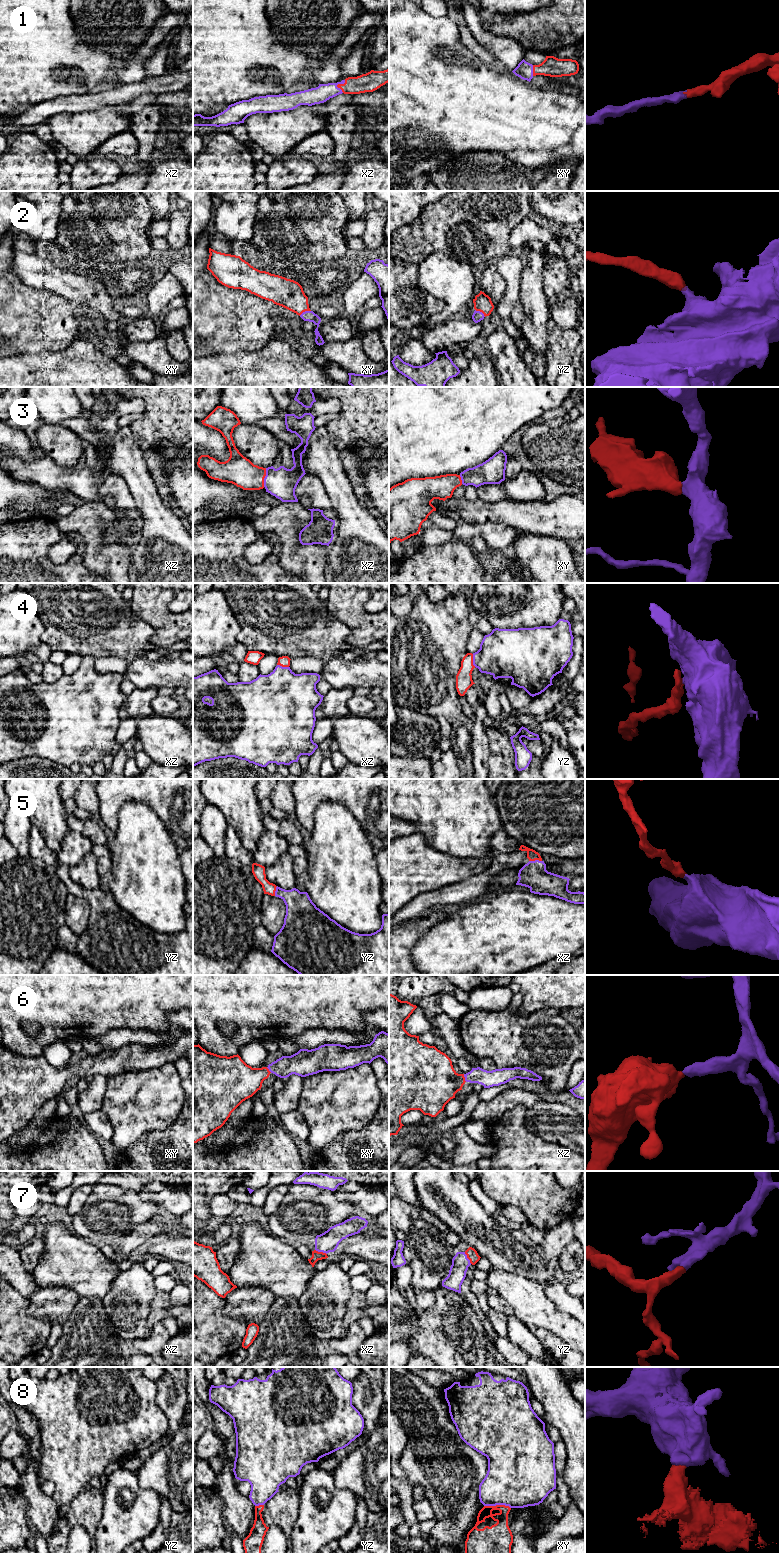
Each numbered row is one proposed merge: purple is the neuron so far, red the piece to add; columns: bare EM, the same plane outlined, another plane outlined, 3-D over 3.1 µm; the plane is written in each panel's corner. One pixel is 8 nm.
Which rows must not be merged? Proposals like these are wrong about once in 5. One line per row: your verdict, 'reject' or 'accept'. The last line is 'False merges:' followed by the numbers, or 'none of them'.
1: accept
2: accept
3: accept
4: accept
5: accept
6: accept
7: accept
8: reject
False merges: 8

